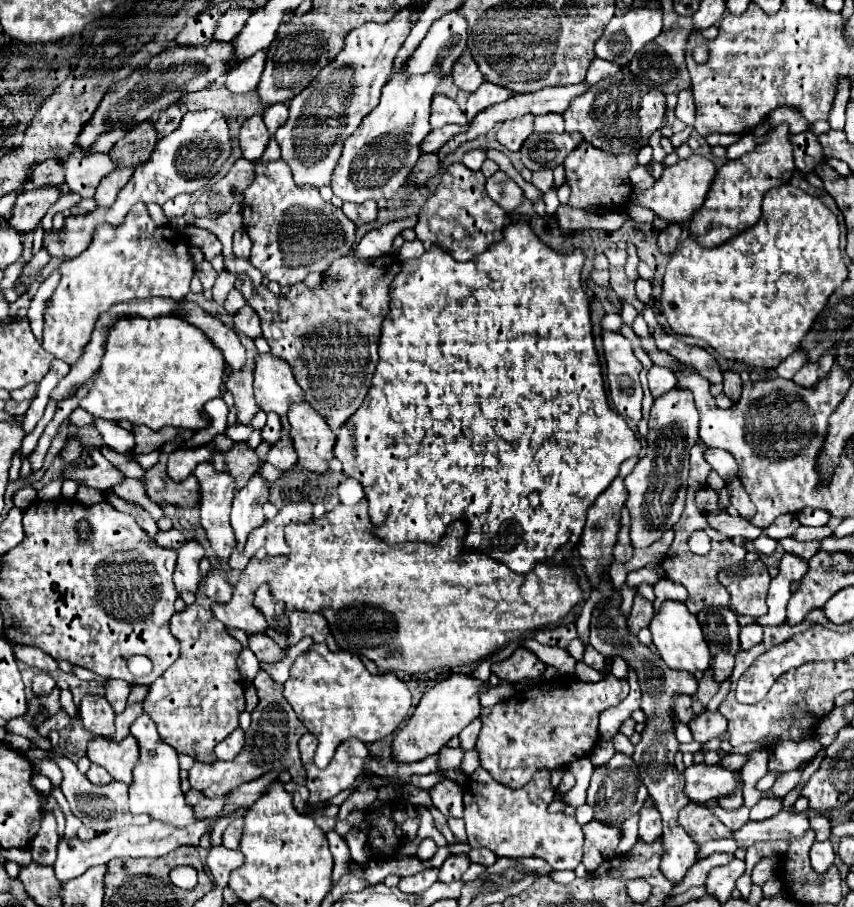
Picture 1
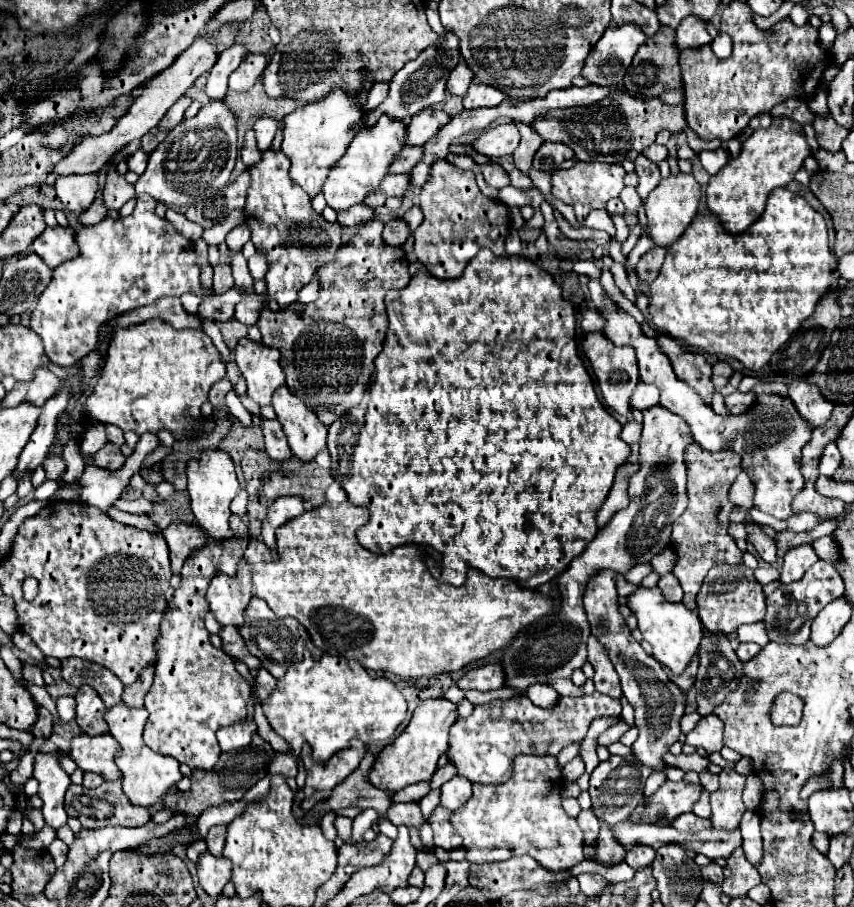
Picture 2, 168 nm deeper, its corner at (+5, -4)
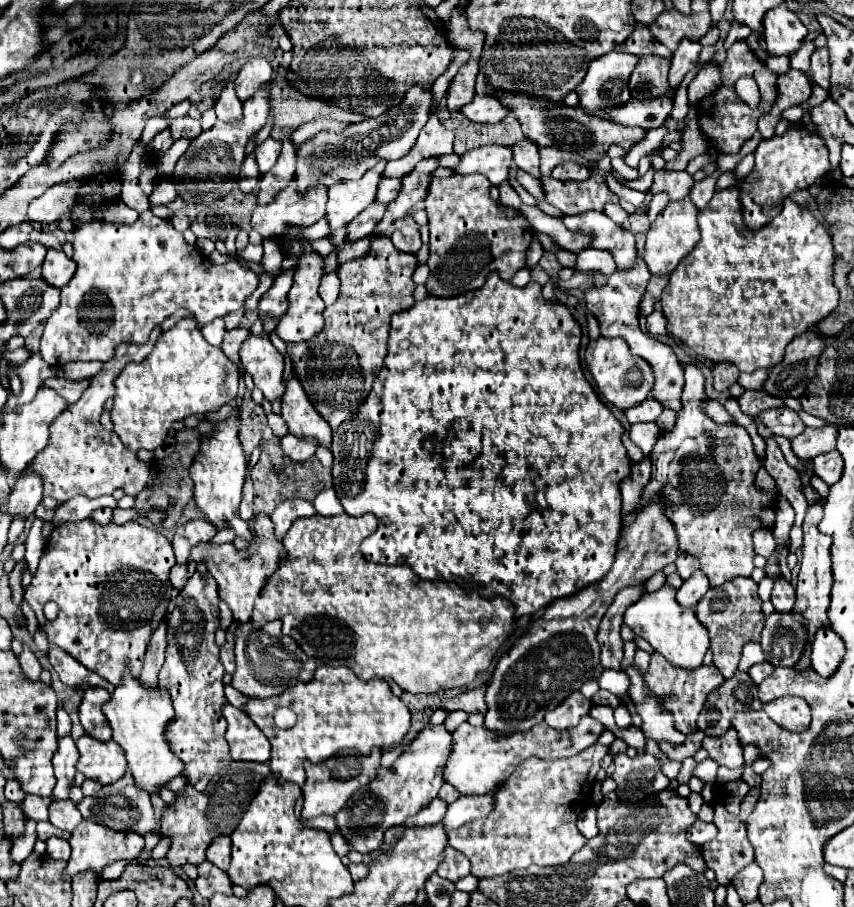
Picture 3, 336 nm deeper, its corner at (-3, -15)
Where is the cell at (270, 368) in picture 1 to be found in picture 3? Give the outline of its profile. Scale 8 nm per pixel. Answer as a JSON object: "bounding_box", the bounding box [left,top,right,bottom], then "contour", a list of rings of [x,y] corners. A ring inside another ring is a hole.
{"bounding_box":[240,334,284,402],"contour":[[[250,334],[240,348],[240,358],[244,370],[252,376],[254,384],[262,390],[266,400],[274,402],[284,396],[284,356],[266,336],[258,338]]]}

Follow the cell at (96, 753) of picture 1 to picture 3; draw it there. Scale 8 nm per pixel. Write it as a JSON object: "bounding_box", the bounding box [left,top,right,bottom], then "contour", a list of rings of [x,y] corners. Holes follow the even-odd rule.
{"bounding_box":[76,736,126,786],"contour":[[[82,736],[76,742],[80,750],[80,758],[76,768],[90,780],[100,782],[102,786],[114,784],[126,772],[126,760],[114,740],[100,742],[90,736]]]}

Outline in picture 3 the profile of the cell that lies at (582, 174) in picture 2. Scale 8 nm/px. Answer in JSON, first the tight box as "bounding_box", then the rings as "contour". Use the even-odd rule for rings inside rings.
{"bounding_box":[542,172,620,216],"contour":[[[594,172],[588,180],[556,180],[552,176],[542,178],[546,200],[562,210],[562,214],[574,216],[588,210],[604,210],[608,202],[618,204],[620,198],[608,188],[602,174]]]}

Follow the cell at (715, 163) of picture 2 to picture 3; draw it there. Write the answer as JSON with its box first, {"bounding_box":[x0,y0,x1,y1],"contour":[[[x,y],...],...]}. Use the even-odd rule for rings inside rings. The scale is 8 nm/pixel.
{"bounding_box":[660,186,838,372],"contour":[[[736,186],[716,190],[710,204],[698,214],[700,242],[670,274],[660,302],[670,336],[682,340],[698,356],[736,364],[740,372],[754,372],[776,366],[790,340],[828,316],[838,306],[838,288],[832,284],[832,238],[808,208],[786,198],[782,212],[758,232],[746,230],[742,220]]]}

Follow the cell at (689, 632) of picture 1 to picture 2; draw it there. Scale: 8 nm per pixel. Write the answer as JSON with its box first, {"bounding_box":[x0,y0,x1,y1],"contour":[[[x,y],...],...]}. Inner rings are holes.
{"bounding_box":[626,587,702,675],"contour":[[[638,587],[632,595],[626,597],[630,611],[638,619],[638,629],[642,637],[652,645],[654,659],[666,665],[674,675],[680,675],[690,659],[696,655],[702,641],[702,623],[696,611],[690,611],[684,603],[668,603],[658,587],[644,589]]]}

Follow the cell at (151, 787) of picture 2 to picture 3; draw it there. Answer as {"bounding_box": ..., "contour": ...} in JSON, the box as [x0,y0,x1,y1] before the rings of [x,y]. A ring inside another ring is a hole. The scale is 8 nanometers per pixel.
{"bounding_box":[104,672,184,794],"contour":[[[128,672],[124,674],[122,684],[116,686],[110,702],[104,704],[104,714],[114,730],[114,742],[120,744],[126,754],[128,770],[136,780],[136,788],[148,794],[158,794],[184,770],[184,764],[172,756],[168,742],[164,740],[164,726],[172,718],[172,712],[174,710],[166,692],[144,688],[142,682],[134,676],[128,676]]]}

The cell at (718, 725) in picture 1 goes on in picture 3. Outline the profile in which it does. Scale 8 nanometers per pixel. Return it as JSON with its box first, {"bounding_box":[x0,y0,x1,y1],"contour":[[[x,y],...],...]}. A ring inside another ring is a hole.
{"bounding_box":[702,728,744,768],"contour":[[[730,728],[724,736],[708,736],[702,740],[702,748],[710,754],[712,760],[716,760],[720,766],[726,768],[740,768],[744,766],[742,748],[738,744],[736,730]]]}

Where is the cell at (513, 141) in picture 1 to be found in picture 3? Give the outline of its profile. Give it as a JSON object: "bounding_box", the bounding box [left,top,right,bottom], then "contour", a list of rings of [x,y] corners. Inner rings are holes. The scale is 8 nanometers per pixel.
{"bounding_box":[454,146,512,186],"contour":[[[480,146],[466,152],[454,170],[458,174],[484,174],[494,186],[498,186],[508,178],[512,160],[512,146]]]}

